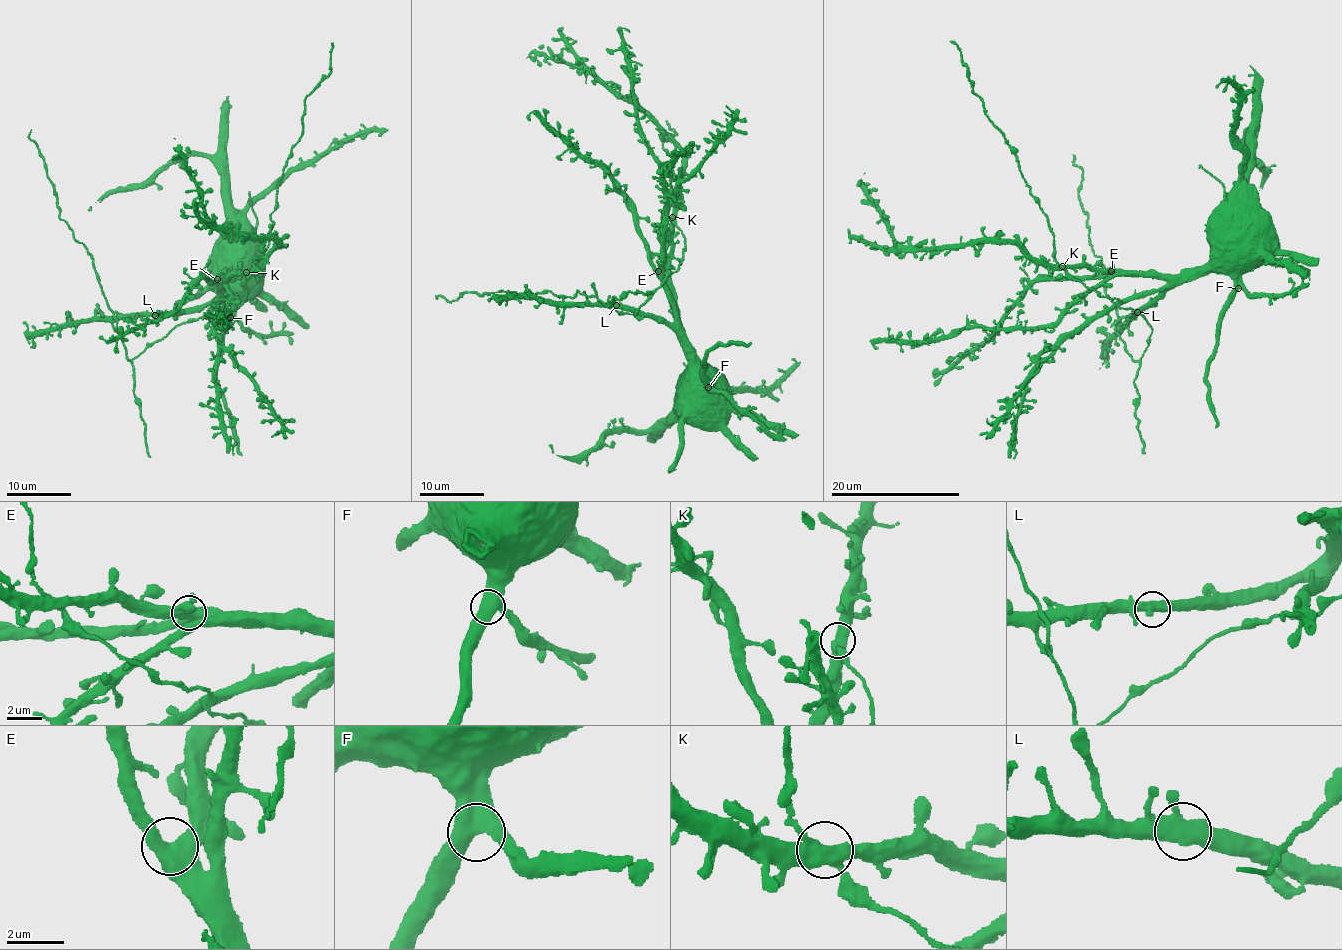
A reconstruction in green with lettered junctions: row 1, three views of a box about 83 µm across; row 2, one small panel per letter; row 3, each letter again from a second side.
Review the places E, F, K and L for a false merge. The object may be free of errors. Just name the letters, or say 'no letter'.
no letter

